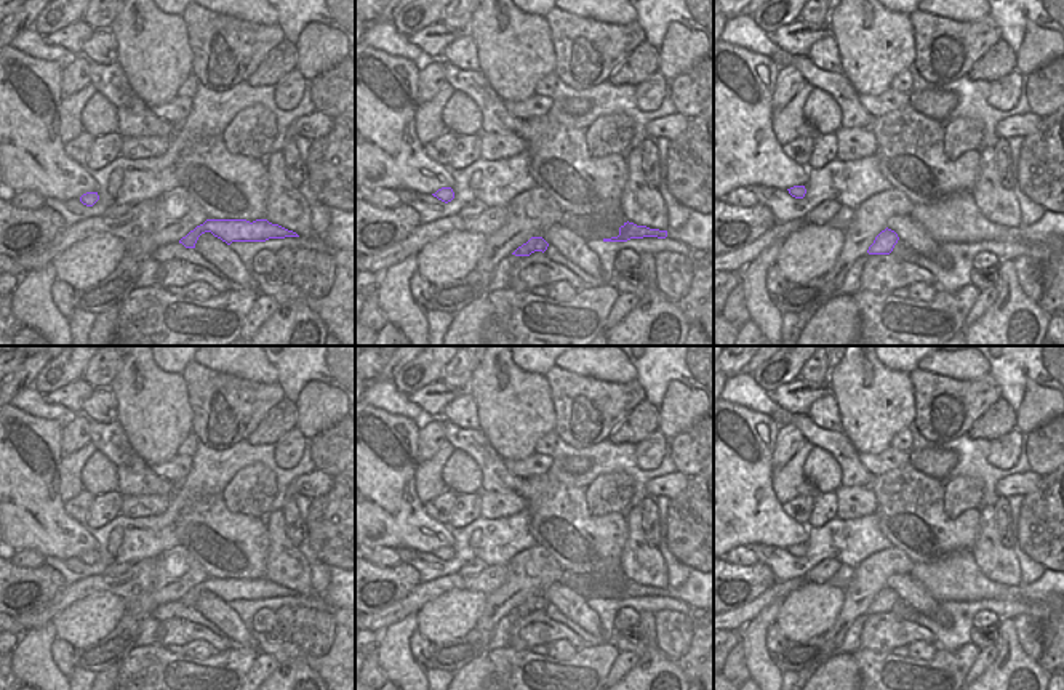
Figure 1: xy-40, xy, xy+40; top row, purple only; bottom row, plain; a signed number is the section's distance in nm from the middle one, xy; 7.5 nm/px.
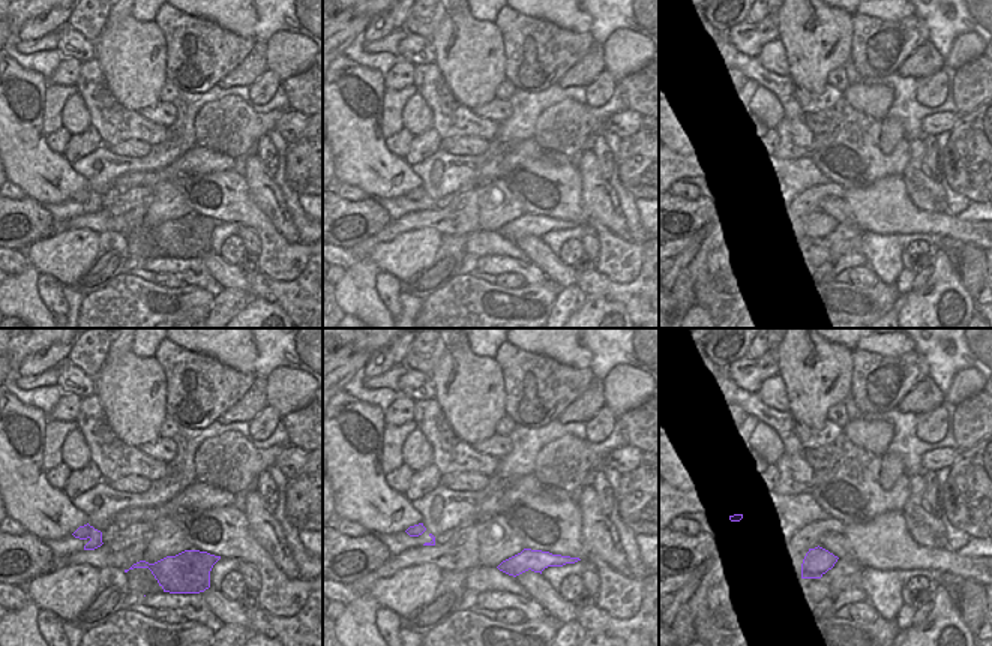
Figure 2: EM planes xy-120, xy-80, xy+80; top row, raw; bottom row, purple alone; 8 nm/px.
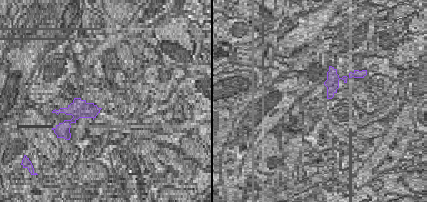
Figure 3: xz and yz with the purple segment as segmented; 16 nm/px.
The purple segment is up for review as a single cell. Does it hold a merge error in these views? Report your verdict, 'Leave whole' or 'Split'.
Leave whole

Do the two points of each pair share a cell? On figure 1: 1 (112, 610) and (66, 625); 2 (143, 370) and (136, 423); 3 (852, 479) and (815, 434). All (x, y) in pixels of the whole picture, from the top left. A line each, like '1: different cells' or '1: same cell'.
1: same cell
2: same cell
3: same cell

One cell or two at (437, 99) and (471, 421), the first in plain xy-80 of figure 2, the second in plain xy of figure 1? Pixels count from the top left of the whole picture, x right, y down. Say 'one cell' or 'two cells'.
two cells

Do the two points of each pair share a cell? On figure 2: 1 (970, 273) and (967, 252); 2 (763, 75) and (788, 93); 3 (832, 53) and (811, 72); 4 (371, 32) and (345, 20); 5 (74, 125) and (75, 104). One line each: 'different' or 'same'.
1: same
2: same
3: same
4: different
5: same

